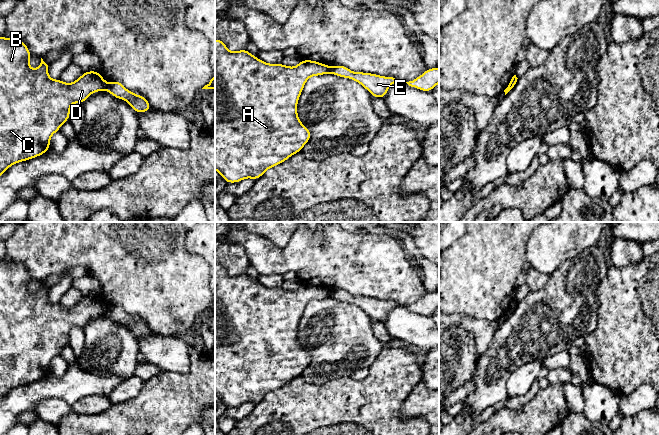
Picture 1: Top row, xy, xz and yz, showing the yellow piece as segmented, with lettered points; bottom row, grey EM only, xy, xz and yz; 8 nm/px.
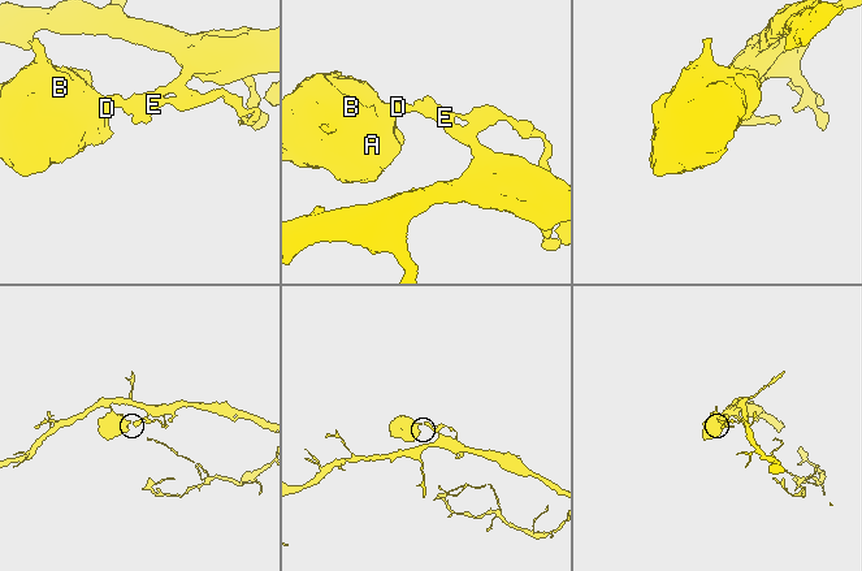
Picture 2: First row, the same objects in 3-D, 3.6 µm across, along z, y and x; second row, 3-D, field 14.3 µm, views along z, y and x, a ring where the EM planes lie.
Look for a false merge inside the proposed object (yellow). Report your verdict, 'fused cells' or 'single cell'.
fused cells

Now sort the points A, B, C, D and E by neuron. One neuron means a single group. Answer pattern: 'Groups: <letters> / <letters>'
Groups: A B C D / E

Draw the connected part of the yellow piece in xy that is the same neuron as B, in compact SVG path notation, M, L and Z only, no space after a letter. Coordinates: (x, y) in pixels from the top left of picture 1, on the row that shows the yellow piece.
M0 36L0 176L10 166L39 157L50 149L50 138L66 121L69 121L70 106L73 103L84 103L91 93L106 90L108 83L98 71L83 72L80 78L71 84L60 79L53 80L48 75L48 65L41 58L36 70L29 66L30 53L25 42L13 37Z

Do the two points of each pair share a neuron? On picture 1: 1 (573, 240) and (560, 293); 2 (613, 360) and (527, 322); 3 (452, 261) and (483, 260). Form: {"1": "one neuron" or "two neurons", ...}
{"1": "two neurons", "2": "two neurons", "3": "one neuron"}

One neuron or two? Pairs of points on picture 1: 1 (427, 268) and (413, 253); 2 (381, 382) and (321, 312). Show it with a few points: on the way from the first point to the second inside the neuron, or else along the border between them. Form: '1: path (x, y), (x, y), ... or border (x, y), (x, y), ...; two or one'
1: path (423, 264), (416, 257); one
2: border (383, 348), (367, 367); two

